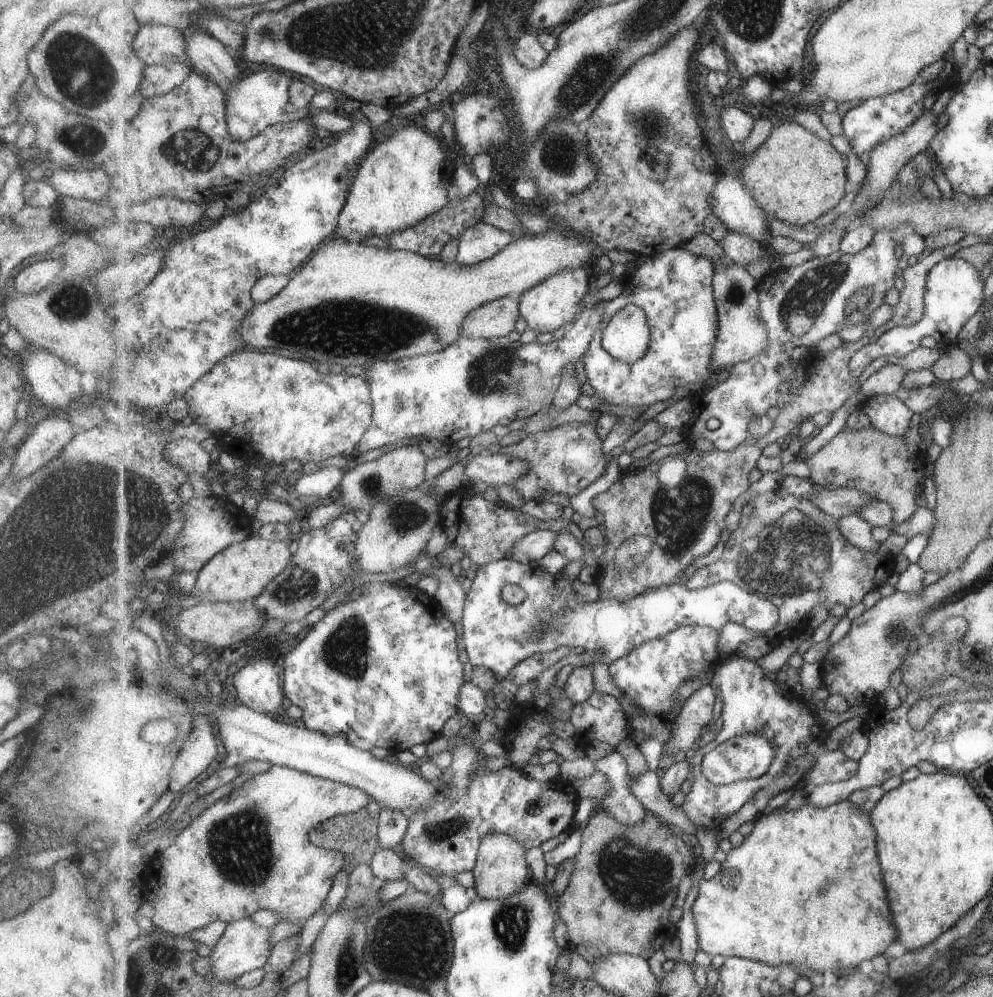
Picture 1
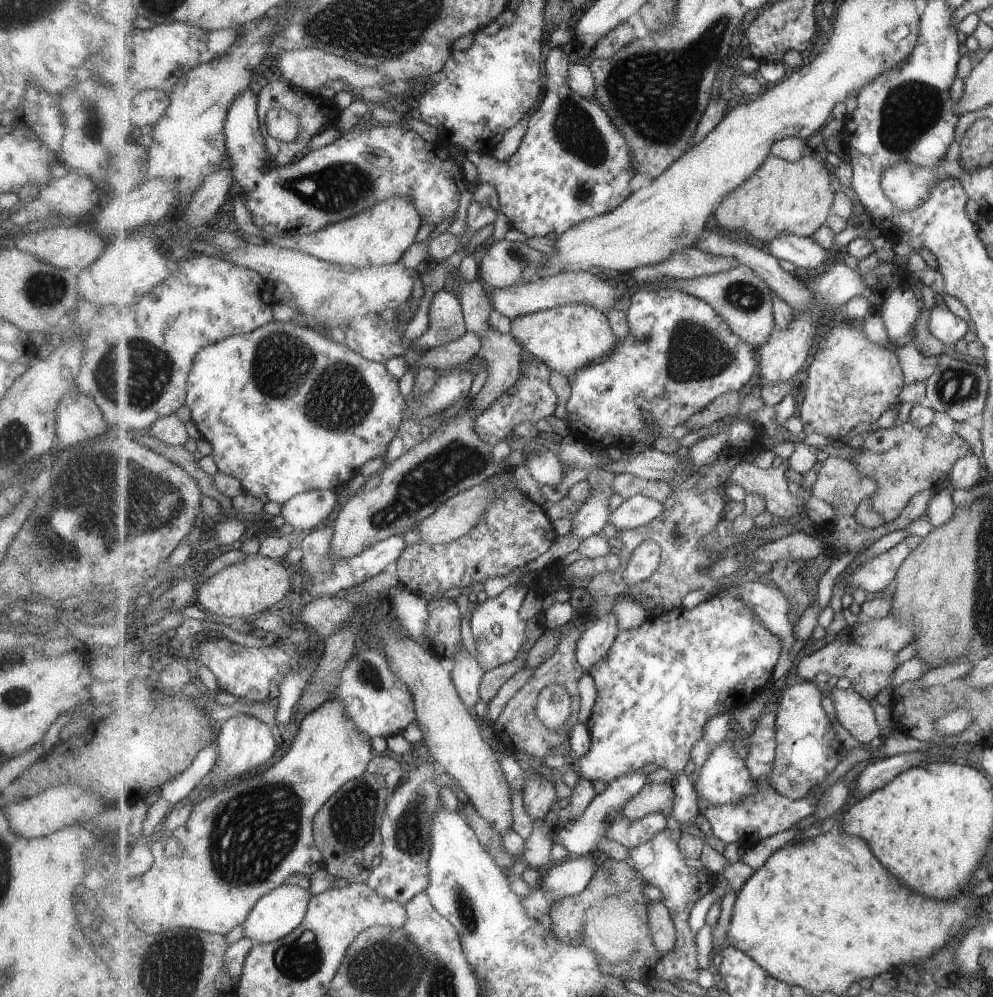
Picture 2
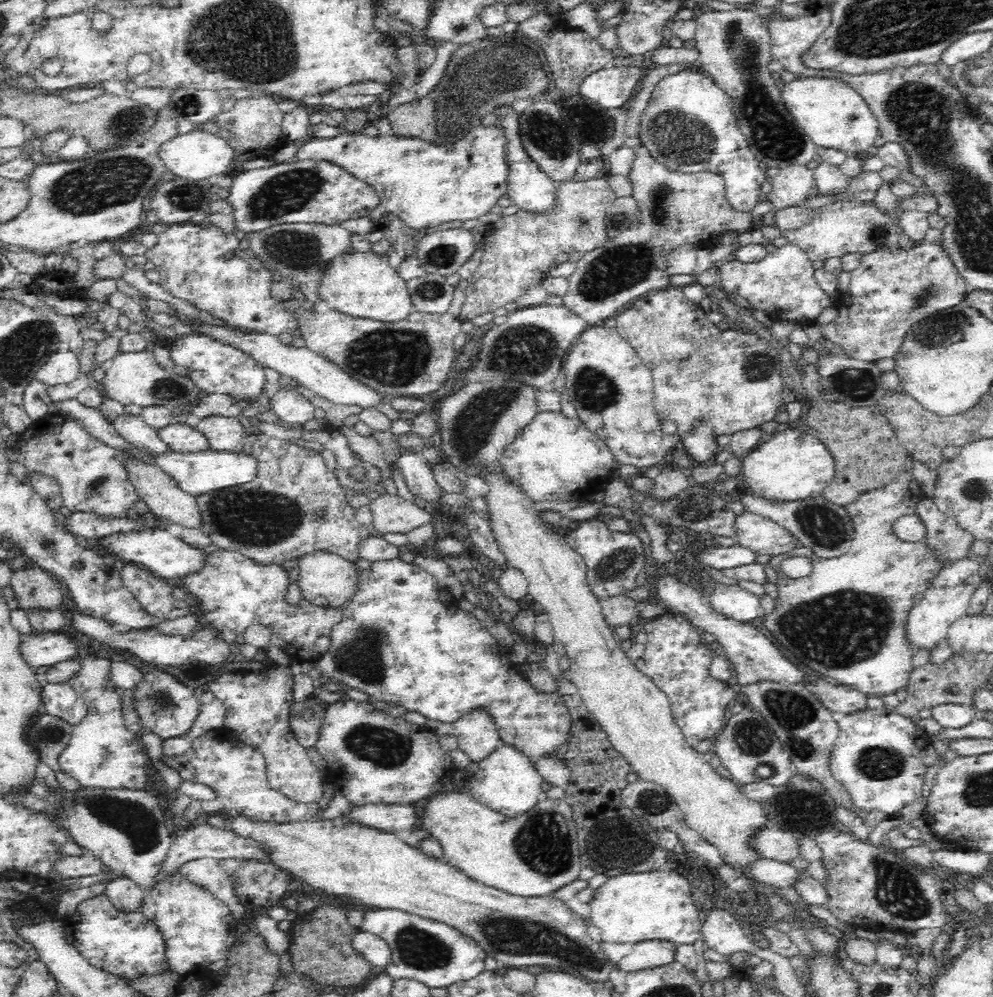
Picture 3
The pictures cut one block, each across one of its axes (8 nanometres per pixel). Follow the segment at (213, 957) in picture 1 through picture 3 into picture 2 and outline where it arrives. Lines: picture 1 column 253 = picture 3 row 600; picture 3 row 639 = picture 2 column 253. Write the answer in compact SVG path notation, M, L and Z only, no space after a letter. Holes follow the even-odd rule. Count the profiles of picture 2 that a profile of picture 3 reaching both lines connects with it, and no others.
M281 885L273 892L266 894L255 905L249 918L242 923L244 936L249 938L249 940L253 940L257 945L269 944L285 938L285 936L291 934L291 932L297 930L303 924L310 900L313 897L314 895L310 888L307 890L298 885Z

